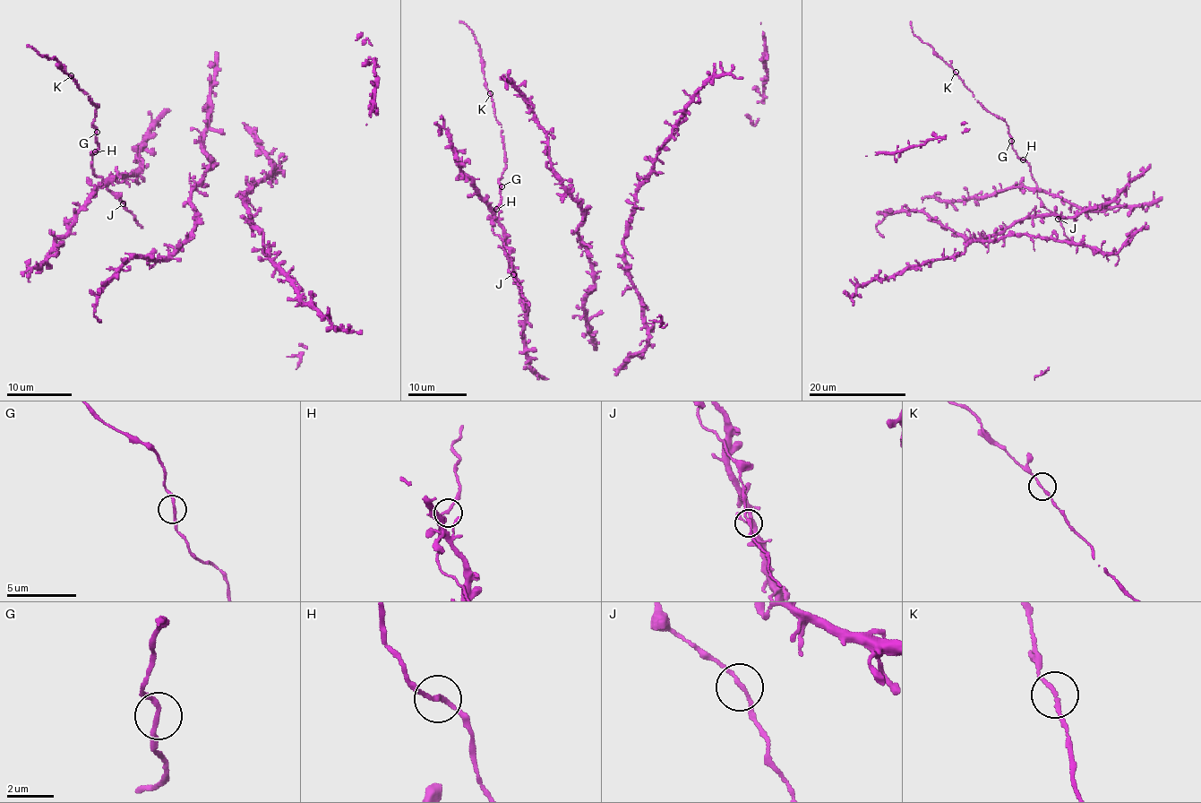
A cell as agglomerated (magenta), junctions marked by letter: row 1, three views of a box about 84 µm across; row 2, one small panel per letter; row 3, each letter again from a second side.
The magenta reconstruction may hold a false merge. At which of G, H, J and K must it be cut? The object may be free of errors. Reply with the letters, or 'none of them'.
none of them

